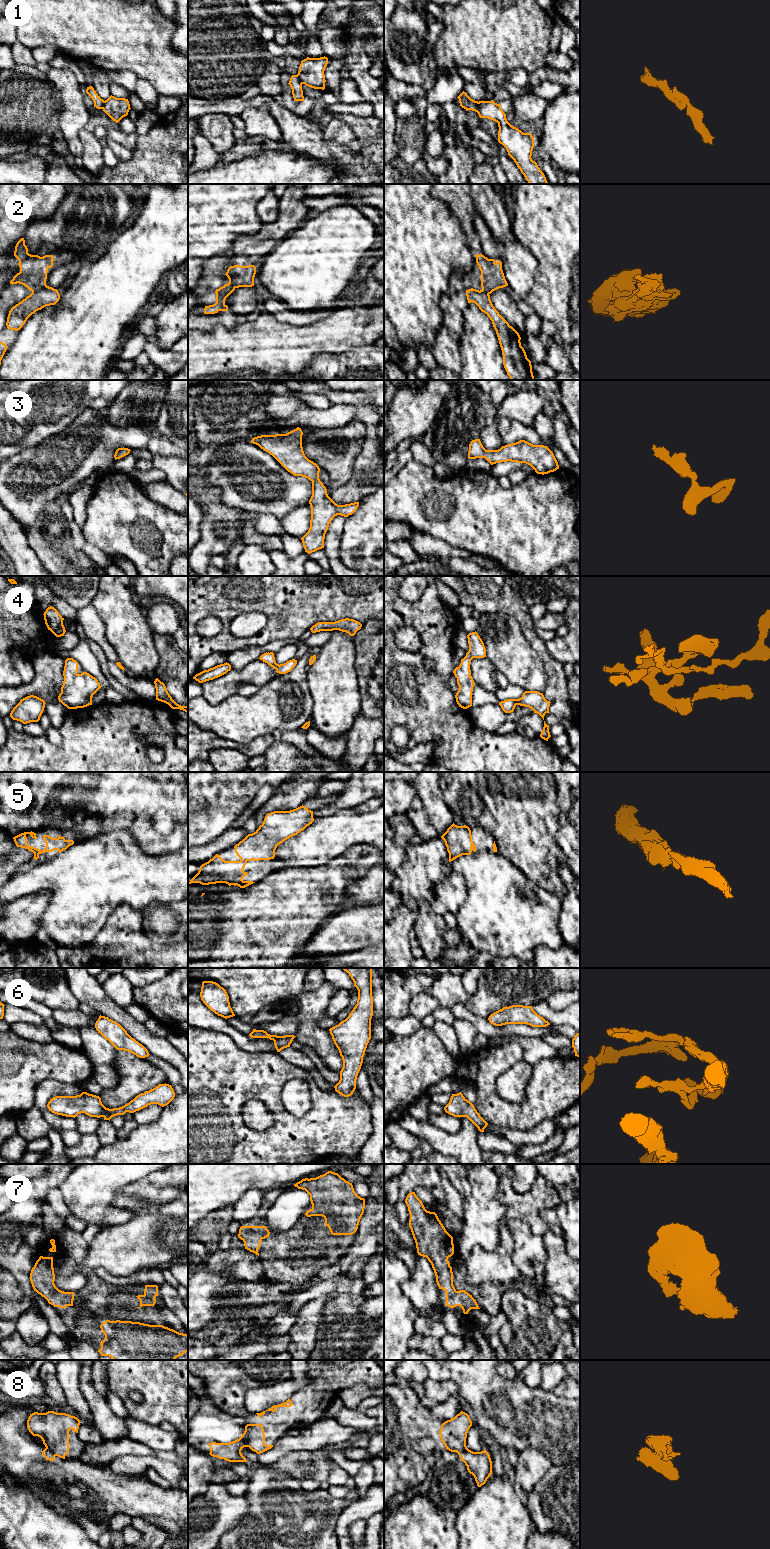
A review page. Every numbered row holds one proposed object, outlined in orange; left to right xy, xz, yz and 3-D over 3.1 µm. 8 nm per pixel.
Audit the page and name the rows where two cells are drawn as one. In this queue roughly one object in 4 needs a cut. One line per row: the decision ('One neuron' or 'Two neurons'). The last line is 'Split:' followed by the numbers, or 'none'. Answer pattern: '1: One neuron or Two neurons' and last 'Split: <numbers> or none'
1: One neuron
2: Two neurons
3: One neuron
4: One neuron
5: One neuron
6: One neuron
7: One neuron
8: Two neurons
Split: 2, 8

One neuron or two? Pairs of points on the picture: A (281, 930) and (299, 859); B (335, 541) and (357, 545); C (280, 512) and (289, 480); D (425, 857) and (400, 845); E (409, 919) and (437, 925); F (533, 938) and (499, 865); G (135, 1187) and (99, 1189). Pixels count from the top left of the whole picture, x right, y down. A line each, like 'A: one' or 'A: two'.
A: two
B: two
C: one
D: two
E: two
F: one
G: two

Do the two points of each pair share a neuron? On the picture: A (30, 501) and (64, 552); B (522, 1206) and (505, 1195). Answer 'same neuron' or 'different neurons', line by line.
A: different neurons
B: same neuron

